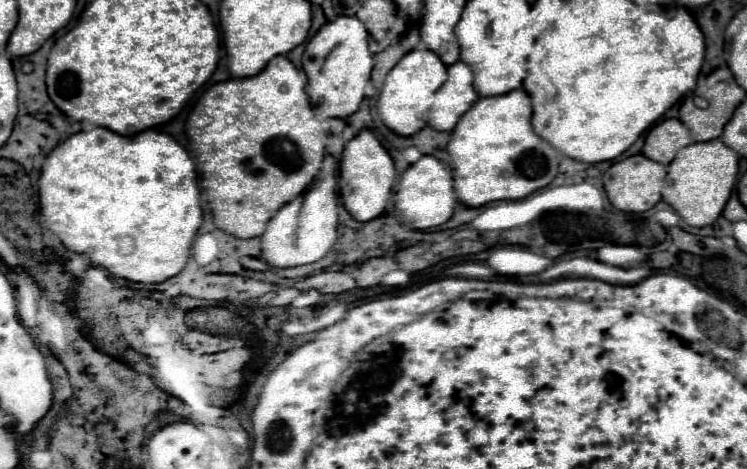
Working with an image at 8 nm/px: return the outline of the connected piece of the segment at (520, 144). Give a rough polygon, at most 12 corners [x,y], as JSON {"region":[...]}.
{"region":[[522,89],[480,97],[448,143],[468,207],[524,199],[558,173]]}

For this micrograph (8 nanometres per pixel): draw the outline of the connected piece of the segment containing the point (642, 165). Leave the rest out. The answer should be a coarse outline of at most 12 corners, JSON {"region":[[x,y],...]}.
{"region":[[632,155],[604,173],[610,203],[628,213],[662,200],[668,165]]}

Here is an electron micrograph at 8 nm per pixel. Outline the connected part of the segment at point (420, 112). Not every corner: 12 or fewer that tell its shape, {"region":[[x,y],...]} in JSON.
{"region":[[412,49],[386,75],[380,119],[398,135],[426,125],[446,65]]}

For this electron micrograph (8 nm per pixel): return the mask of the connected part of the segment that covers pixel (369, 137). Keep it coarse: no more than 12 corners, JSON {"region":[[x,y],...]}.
{"region":[[368,129],[346,143],[338,196],[356,221],[386,211],[396,179]]}

